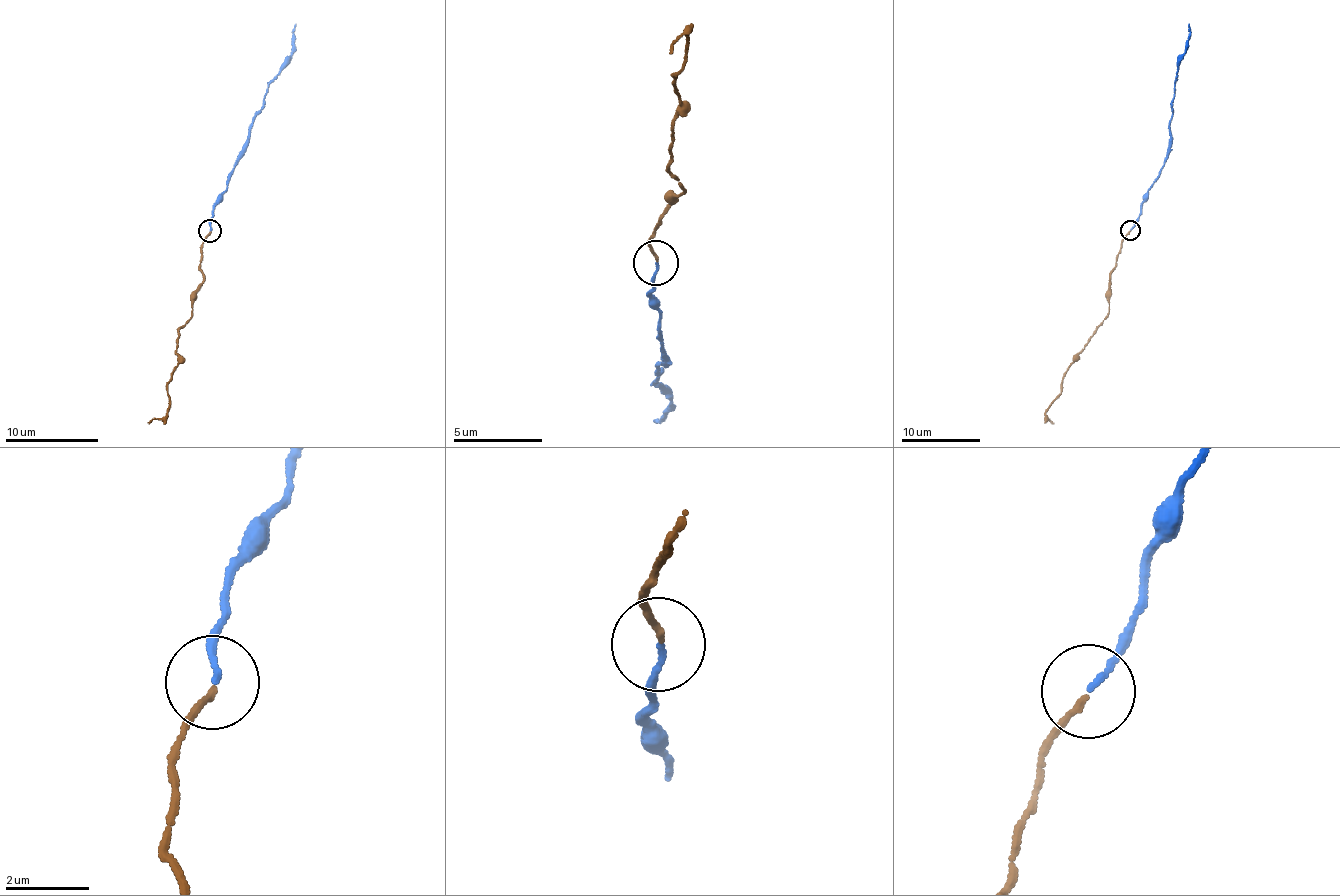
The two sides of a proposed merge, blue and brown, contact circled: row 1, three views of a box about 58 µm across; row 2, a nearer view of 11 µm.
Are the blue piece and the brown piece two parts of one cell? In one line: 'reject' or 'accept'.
accept

